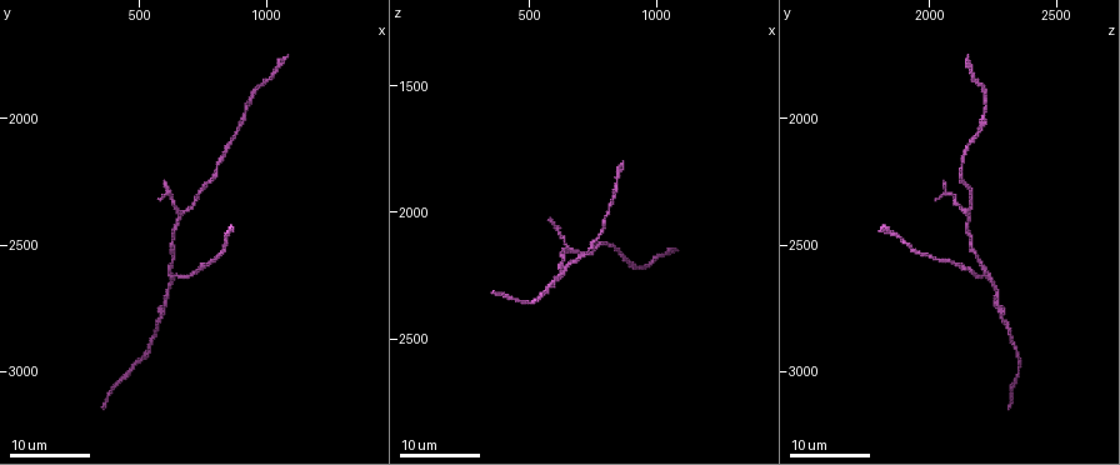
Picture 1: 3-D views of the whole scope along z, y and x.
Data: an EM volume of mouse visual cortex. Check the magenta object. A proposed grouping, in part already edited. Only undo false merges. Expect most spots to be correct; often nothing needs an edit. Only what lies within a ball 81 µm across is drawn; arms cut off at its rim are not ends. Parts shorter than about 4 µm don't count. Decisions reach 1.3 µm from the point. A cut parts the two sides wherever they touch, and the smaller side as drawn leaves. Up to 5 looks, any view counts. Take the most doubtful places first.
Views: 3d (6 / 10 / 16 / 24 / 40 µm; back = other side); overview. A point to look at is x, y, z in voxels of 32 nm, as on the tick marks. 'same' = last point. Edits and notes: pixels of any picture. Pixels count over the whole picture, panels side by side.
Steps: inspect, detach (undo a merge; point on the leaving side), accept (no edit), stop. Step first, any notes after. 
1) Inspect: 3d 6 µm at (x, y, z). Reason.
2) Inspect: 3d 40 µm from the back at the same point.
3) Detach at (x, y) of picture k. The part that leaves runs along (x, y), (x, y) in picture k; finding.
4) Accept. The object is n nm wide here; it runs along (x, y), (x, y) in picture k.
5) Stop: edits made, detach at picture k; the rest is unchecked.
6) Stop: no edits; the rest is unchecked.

Inspect: 3d 16 µm at (660, 2380, 2150). Arms part here.

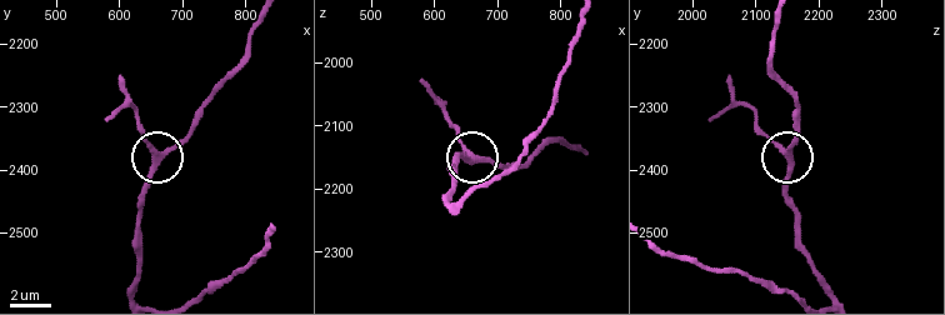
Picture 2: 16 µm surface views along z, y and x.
Inspect: 3d 10 µm at (655, 2375, 2150). Closer look.

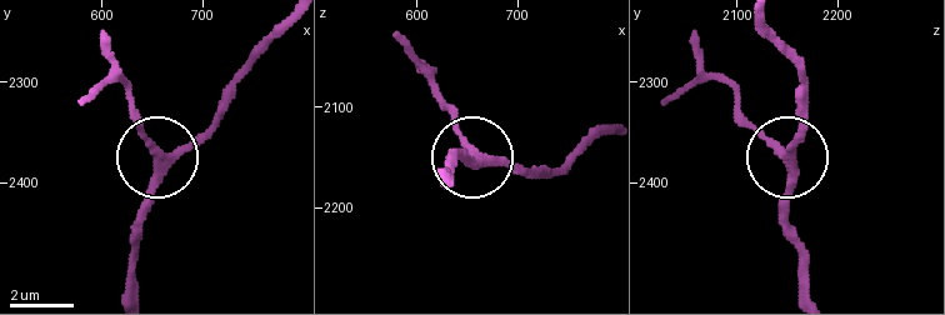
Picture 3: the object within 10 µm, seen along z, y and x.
Accept. 3 arms meet here; it runs along (148, 210), (156, 148), (134, 103) in picture 3; one neuron here.

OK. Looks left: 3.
Inspect: 3d 16 µm at (640, 2620, 2230).

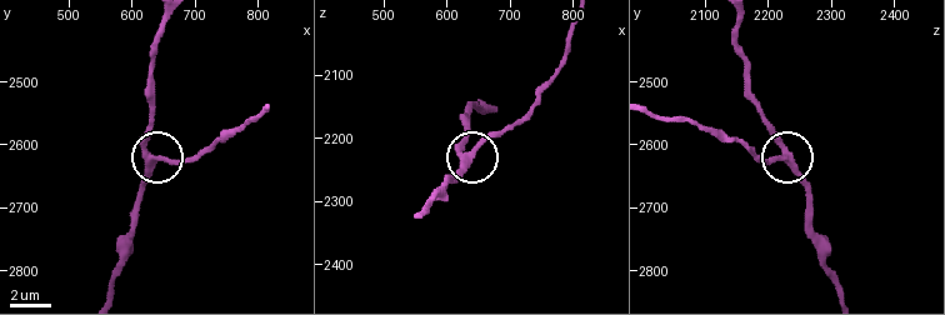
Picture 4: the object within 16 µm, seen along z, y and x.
Inspect: 3d 10 µm at (645, 2620, 2225). Closer look.

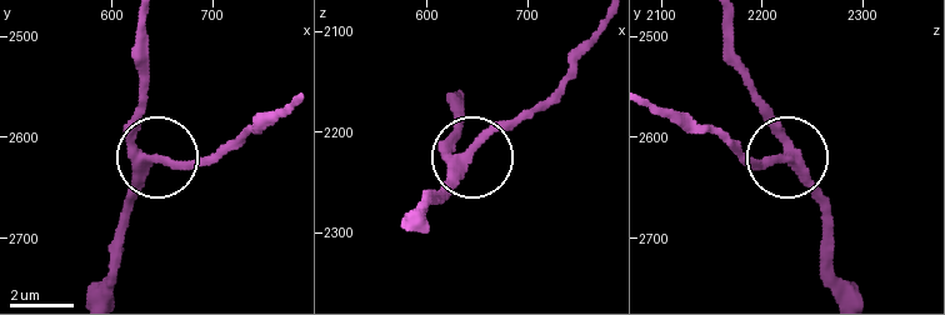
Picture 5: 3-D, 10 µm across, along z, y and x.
Inspect: 3d 6 µm at (642, 2622, 2224).

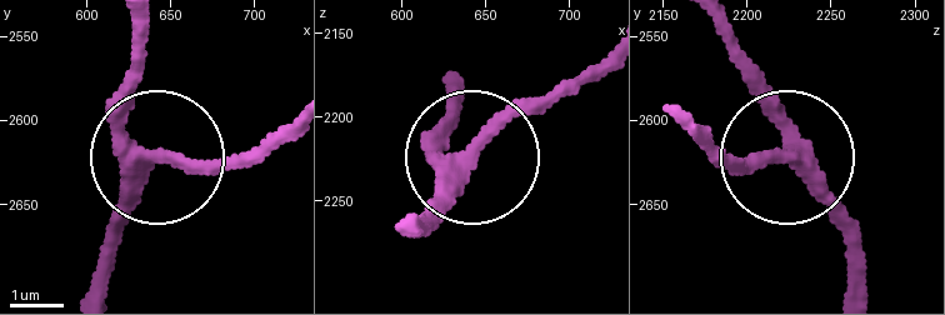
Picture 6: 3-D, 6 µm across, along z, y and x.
Accept. The object is 290 nm wide here; it runs along (715, 23), (783, 153), (711, 158) in picture 6; one neuron here.

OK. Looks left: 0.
Stop: no edits; the rest is unchecked.

